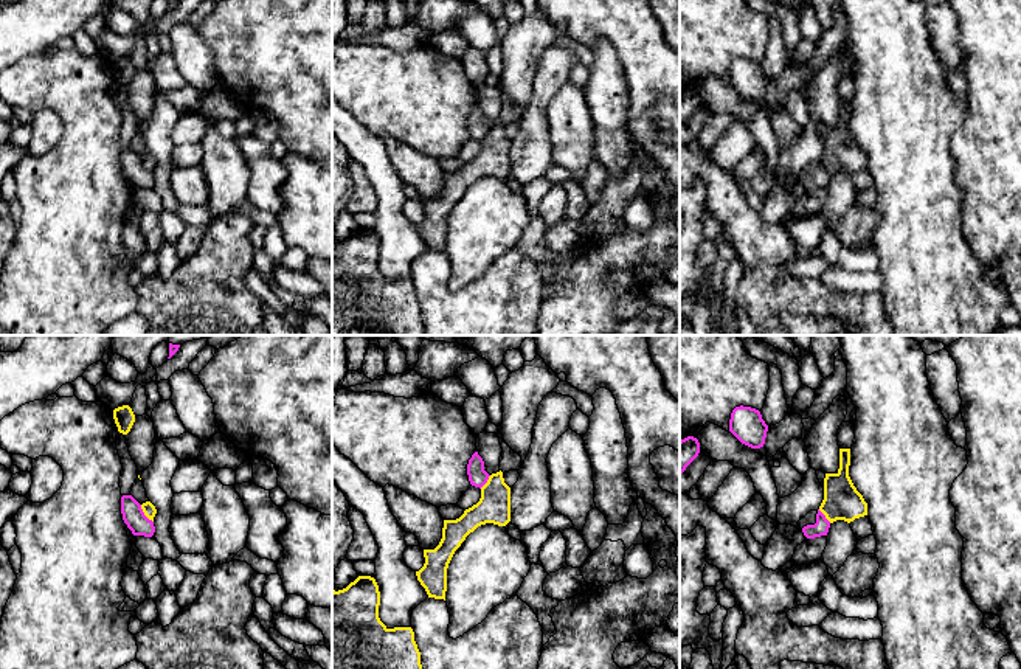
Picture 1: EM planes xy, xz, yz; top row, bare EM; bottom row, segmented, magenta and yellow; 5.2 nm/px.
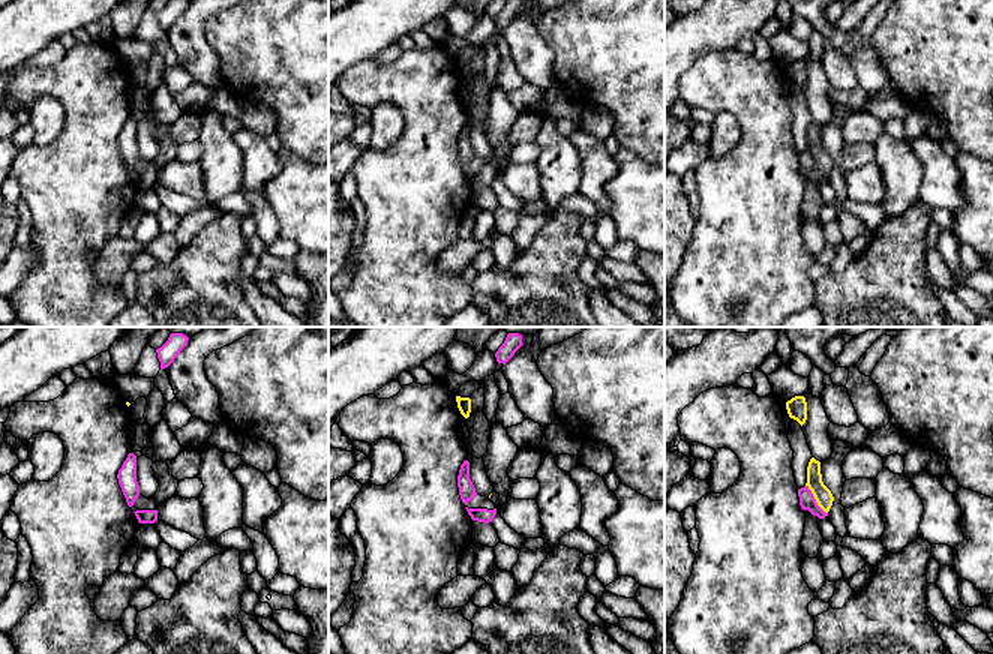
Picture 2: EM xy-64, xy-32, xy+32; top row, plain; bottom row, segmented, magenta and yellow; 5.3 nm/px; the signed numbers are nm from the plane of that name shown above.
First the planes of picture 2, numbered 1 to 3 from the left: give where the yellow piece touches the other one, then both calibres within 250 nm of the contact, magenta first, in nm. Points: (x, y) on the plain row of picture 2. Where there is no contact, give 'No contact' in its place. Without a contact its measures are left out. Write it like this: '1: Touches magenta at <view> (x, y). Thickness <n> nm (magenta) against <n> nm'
1: No contact
2: No contact
3: Touches magenta at xy+32 (815, 164). Thickness 90 nm (magenta) against 90 nm

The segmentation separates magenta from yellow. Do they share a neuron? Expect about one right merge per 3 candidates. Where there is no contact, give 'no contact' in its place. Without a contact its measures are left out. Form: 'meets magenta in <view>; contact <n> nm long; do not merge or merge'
meets magenta in xy; contact 120 nm long; do not merge

